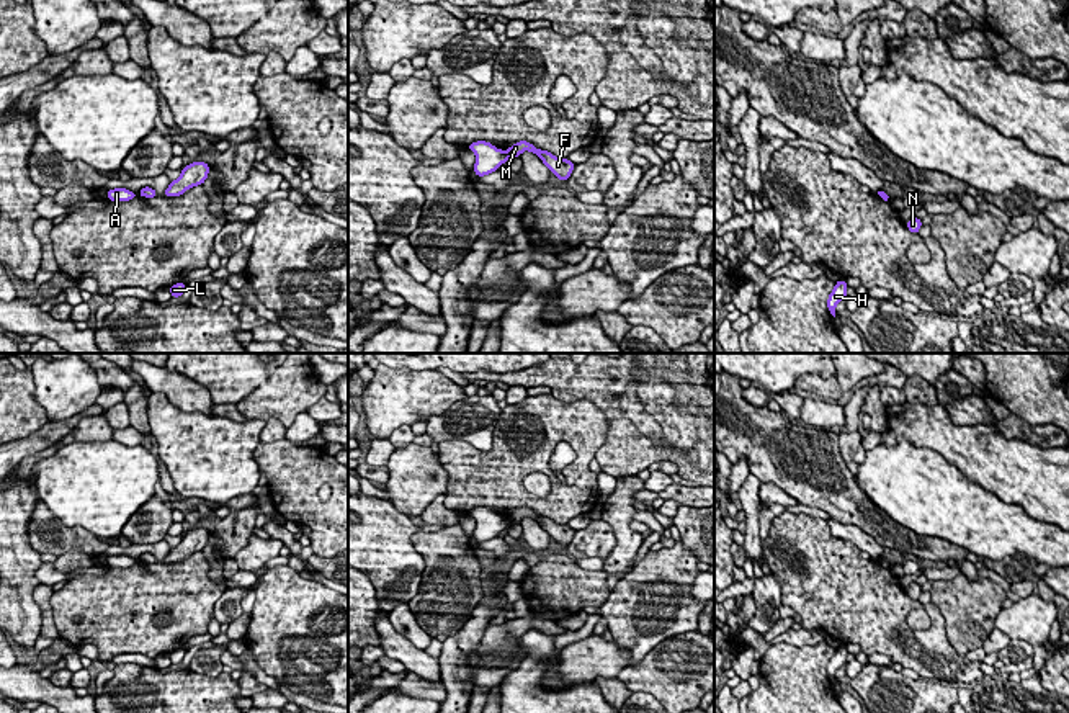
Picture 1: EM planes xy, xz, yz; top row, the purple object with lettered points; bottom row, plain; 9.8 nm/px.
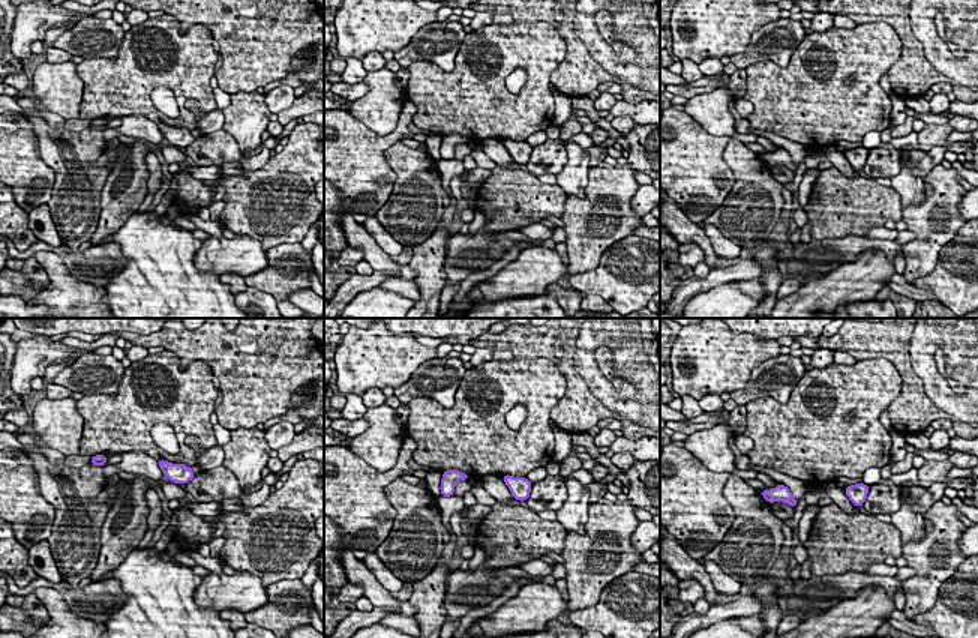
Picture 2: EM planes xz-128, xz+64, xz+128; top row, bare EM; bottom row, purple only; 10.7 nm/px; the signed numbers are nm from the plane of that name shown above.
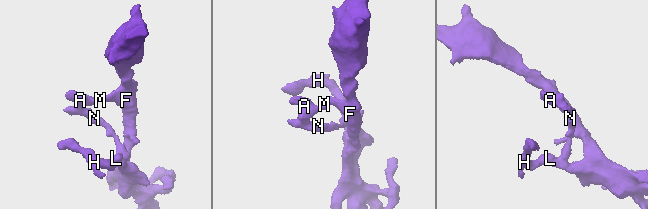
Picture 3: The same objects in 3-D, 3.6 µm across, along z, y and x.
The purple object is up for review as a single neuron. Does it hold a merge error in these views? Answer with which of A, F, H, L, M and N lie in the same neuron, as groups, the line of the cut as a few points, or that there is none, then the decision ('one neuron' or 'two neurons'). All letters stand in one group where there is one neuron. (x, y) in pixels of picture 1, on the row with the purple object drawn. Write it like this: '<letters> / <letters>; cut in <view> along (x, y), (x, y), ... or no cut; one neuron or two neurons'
A H L N / F M; cut in xz along (505, 152), (510, 156); two neurons

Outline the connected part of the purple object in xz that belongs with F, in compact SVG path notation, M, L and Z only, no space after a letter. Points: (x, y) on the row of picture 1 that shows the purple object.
M520 141L515 142L512 147L507 149L507 154L510 157L520 157L523 150L530 150L536 154L543 164L561 180L567 182L570 173L574 172L575 164L572 164L569 159L559 159L552 155L548 150L536 149L531 142L528 141Z

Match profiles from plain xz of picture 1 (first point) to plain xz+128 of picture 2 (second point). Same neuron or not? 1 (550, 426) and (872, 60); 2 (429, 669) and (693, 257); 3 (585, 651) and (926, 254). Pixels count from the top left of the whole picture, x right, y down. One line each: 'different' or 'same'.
1: same
2: different
3: different

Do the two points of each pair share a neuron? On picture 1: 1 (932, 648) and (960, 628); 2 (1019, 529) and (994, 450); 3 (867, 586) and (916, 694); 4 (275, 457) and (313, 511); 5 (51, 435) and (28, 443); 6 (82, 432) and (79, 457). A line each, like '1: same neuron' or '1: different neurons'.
1: different neurons
2: different neurons
3: different neurons
4: same neuron
5: same neuron
6: different neurons

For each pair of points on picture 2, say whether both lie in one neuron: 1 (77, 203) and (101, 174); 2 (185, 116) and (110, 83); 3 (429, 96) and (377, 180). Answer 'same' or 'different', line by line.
1: same
2: same
3: different

